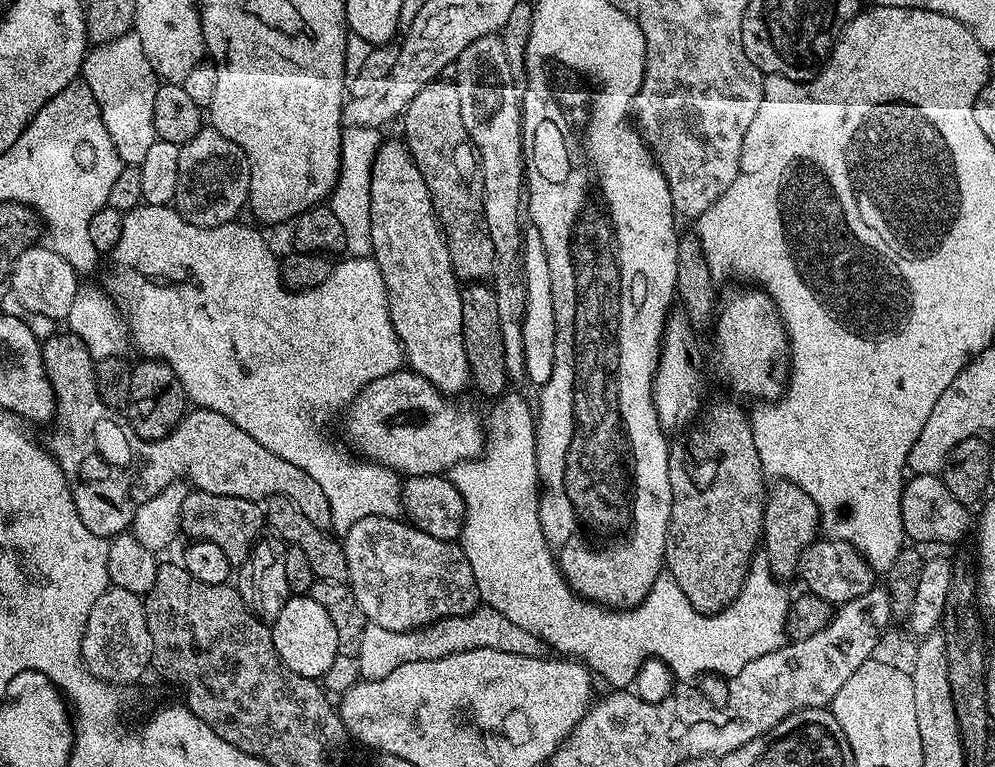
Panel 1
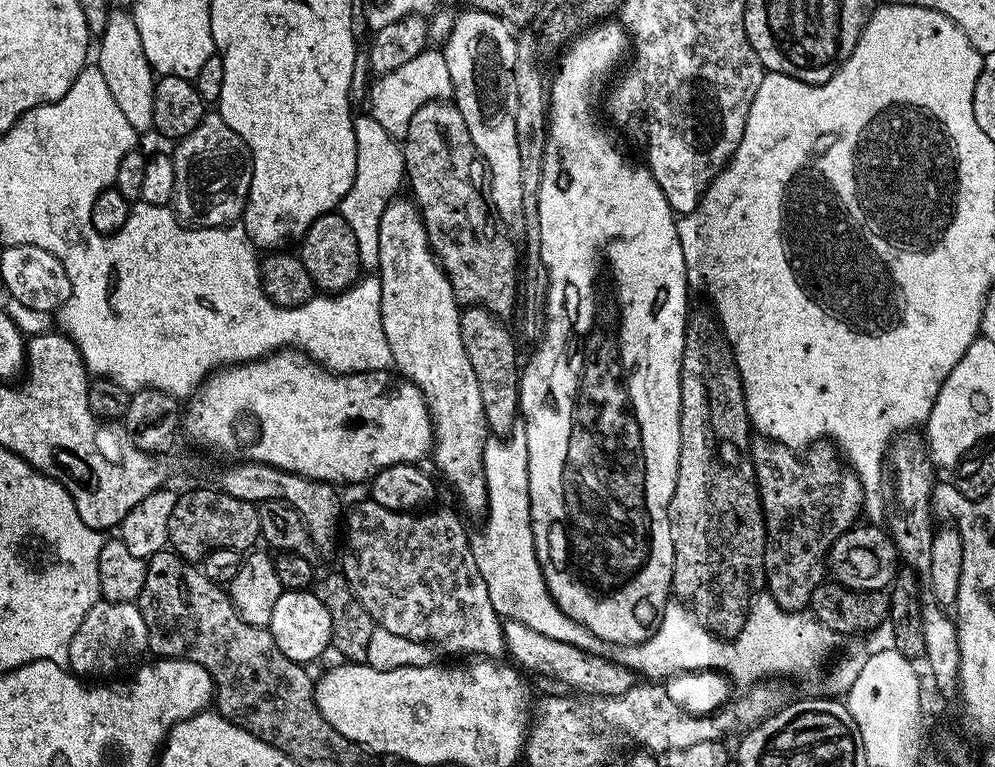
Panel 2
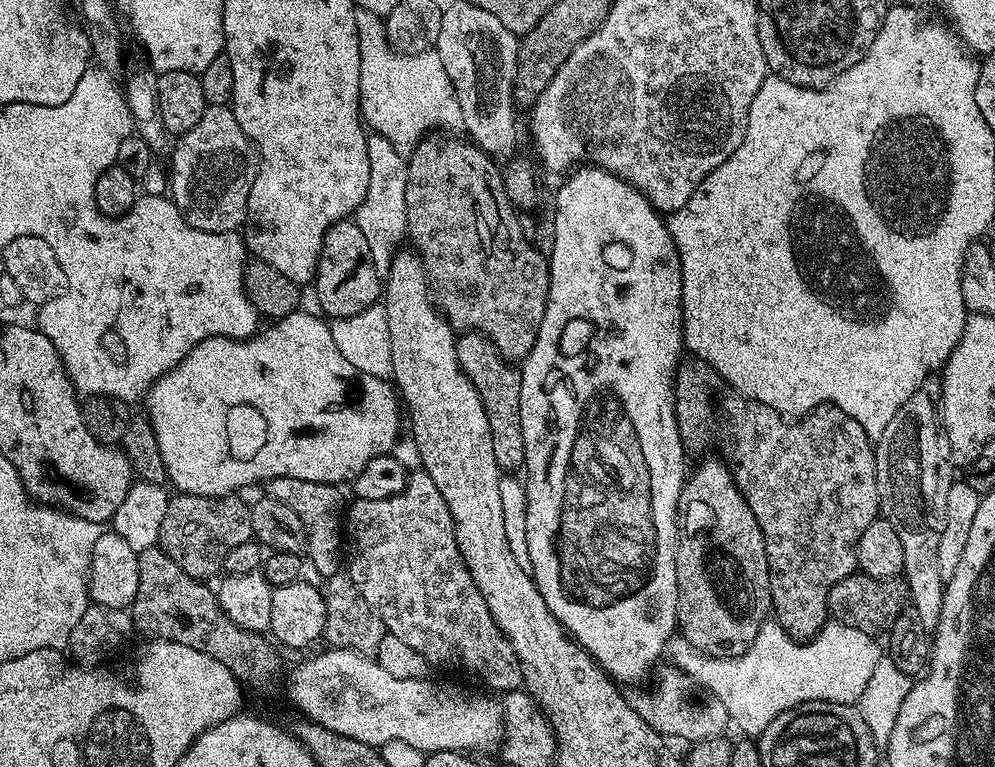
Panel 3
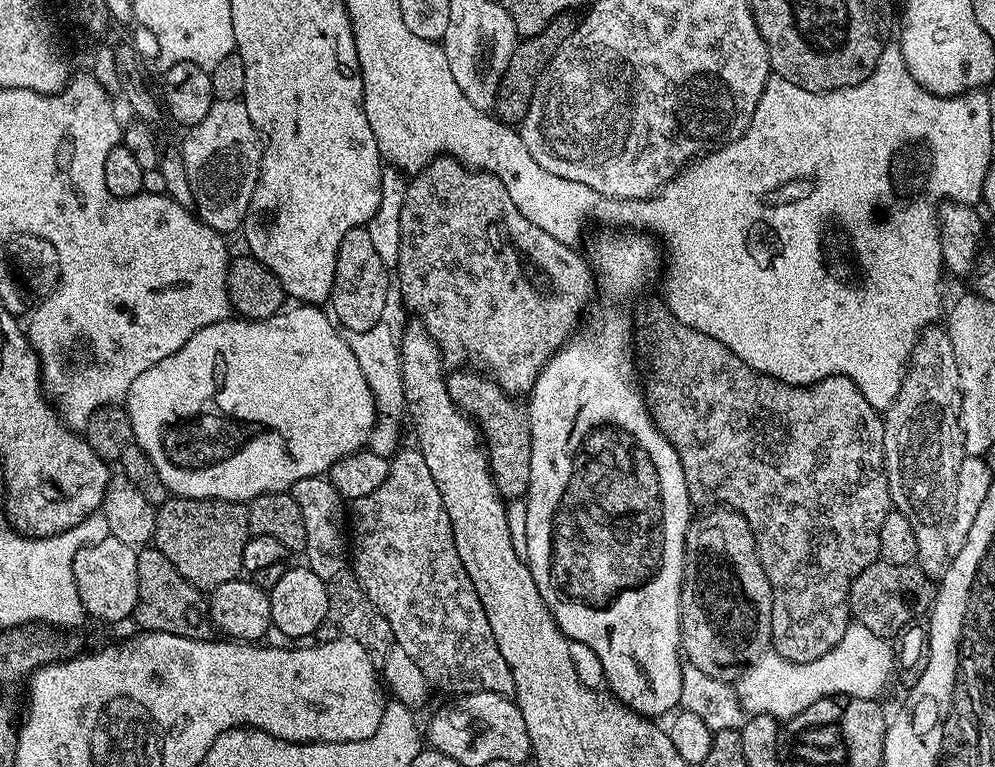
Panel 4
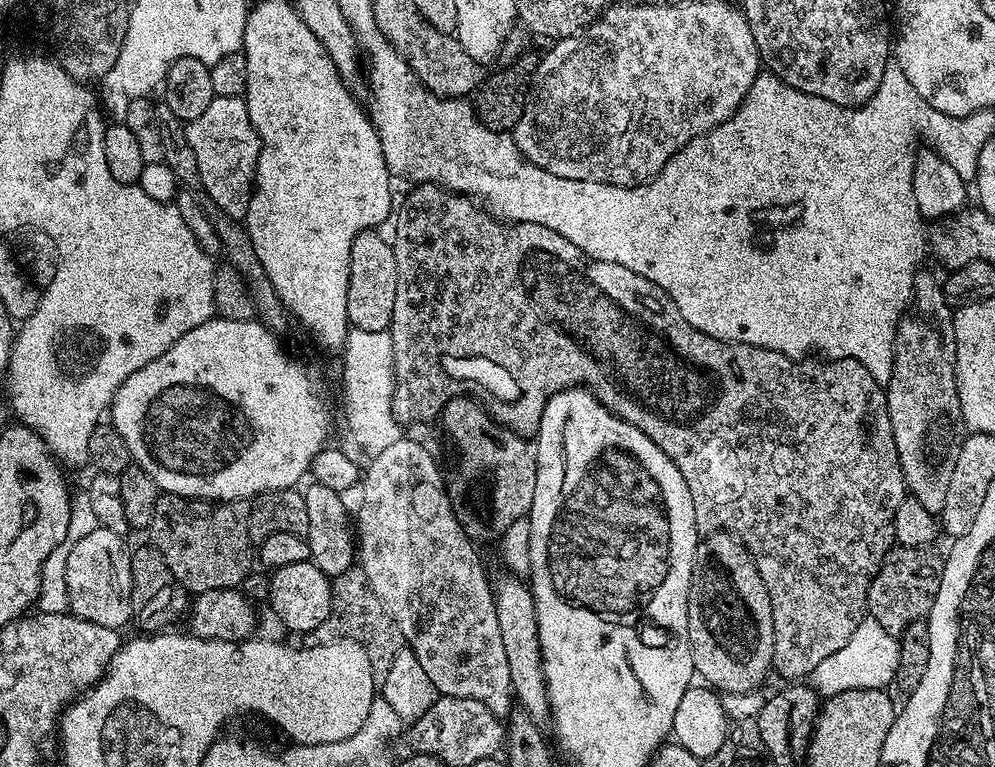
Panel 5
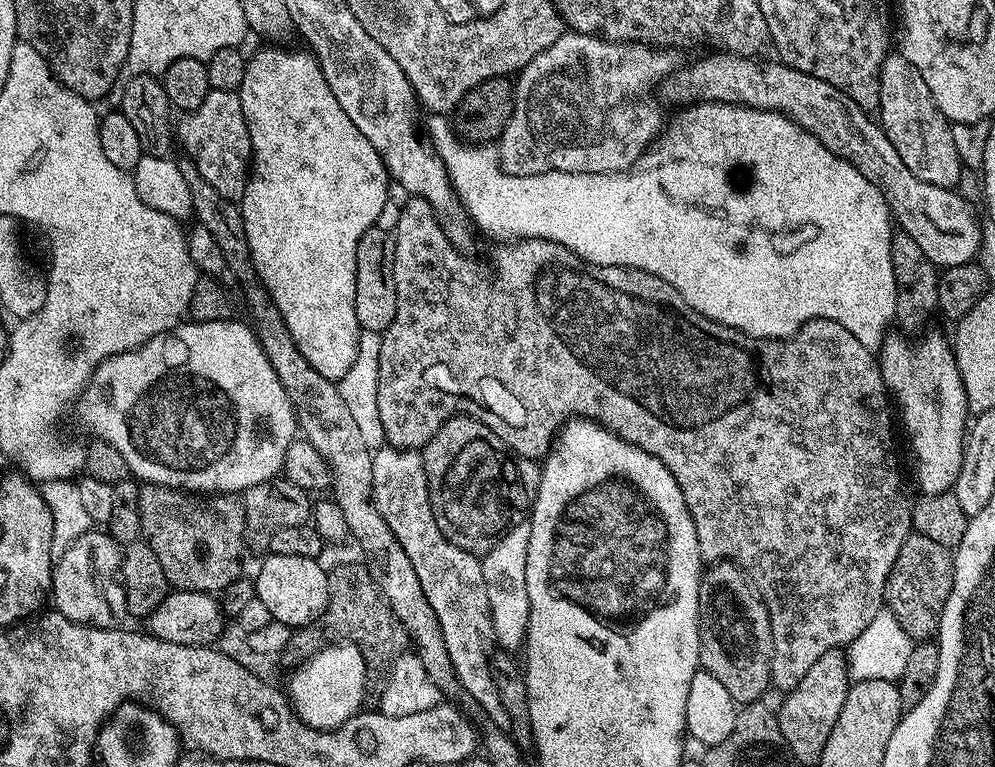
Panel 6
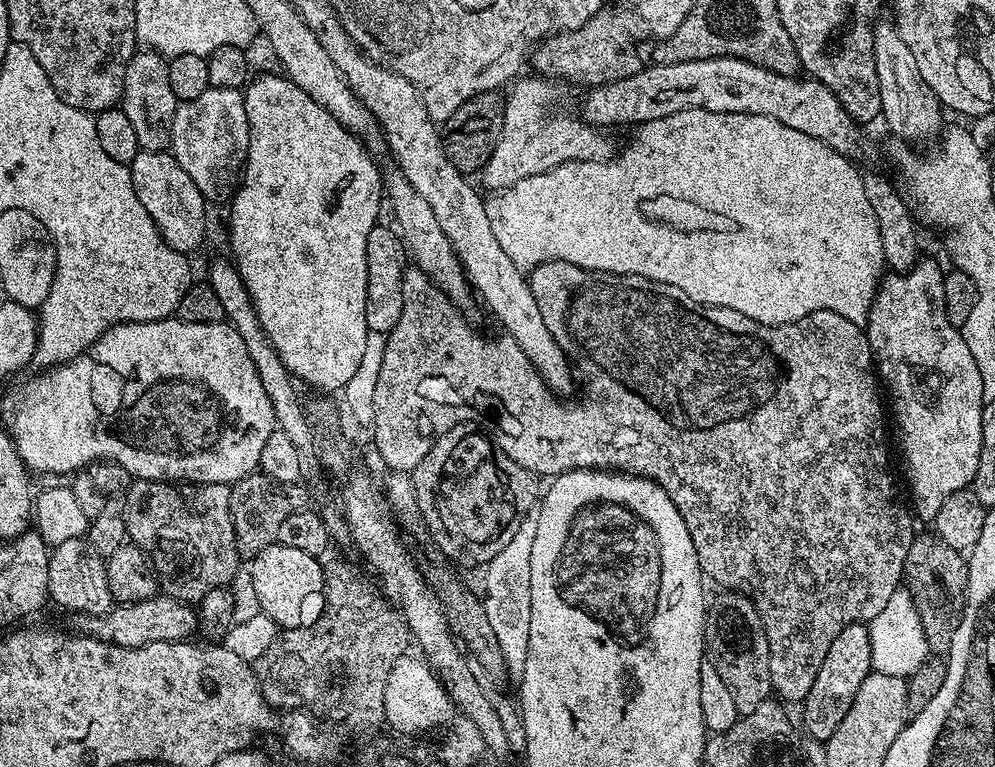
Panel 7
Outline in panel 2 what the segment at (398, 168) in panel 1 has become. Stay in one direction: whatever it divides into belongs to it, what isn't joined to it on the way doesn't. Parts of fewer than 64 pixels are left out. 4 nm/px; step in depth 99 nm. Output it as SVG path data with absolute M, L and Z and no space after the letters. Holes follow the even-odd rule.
M396 198L385 208L381 222L378 226L379 231L379 251L378 251L378 275L382 286L382 331L386 334L386 346L391 363L399 375L405 376L414 386L422 390L426 398L428 413L432 419L432 439L434 441L430 453L431 459L436 459L436 468L444 475L444 480L456 491L458 499L464 503L464 508L468 512L483 513L488 506L488 491L486 490L486 478L484 477L484 441L488 439L488 419L482 406L482 394L478 394L478 378L474 378L474 366L470 366L470 358L466 358L466 346L462 346L462 334L460 333L460 313L461 305L458 303L454 290L448 281L448 275L444 273L444 268L436 261L436 255L432 253L432 247L426 234L426 226L420 217L420 211L416 209L415 203L411 199Z

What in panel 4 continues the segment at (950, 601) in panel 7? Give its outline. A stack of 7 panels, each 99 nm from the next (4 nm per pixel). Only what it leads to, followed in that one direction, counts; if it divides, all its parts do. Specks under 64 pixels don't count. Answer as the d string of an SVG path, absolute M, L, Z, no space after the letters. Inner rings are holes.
M877 559L875 564L866 566L866 570L854 578L848 591L848 610L853 621L878 634L878 638L891 641L920 615L923 617L931 609L933 599L933 581L915 563L891 564Z

